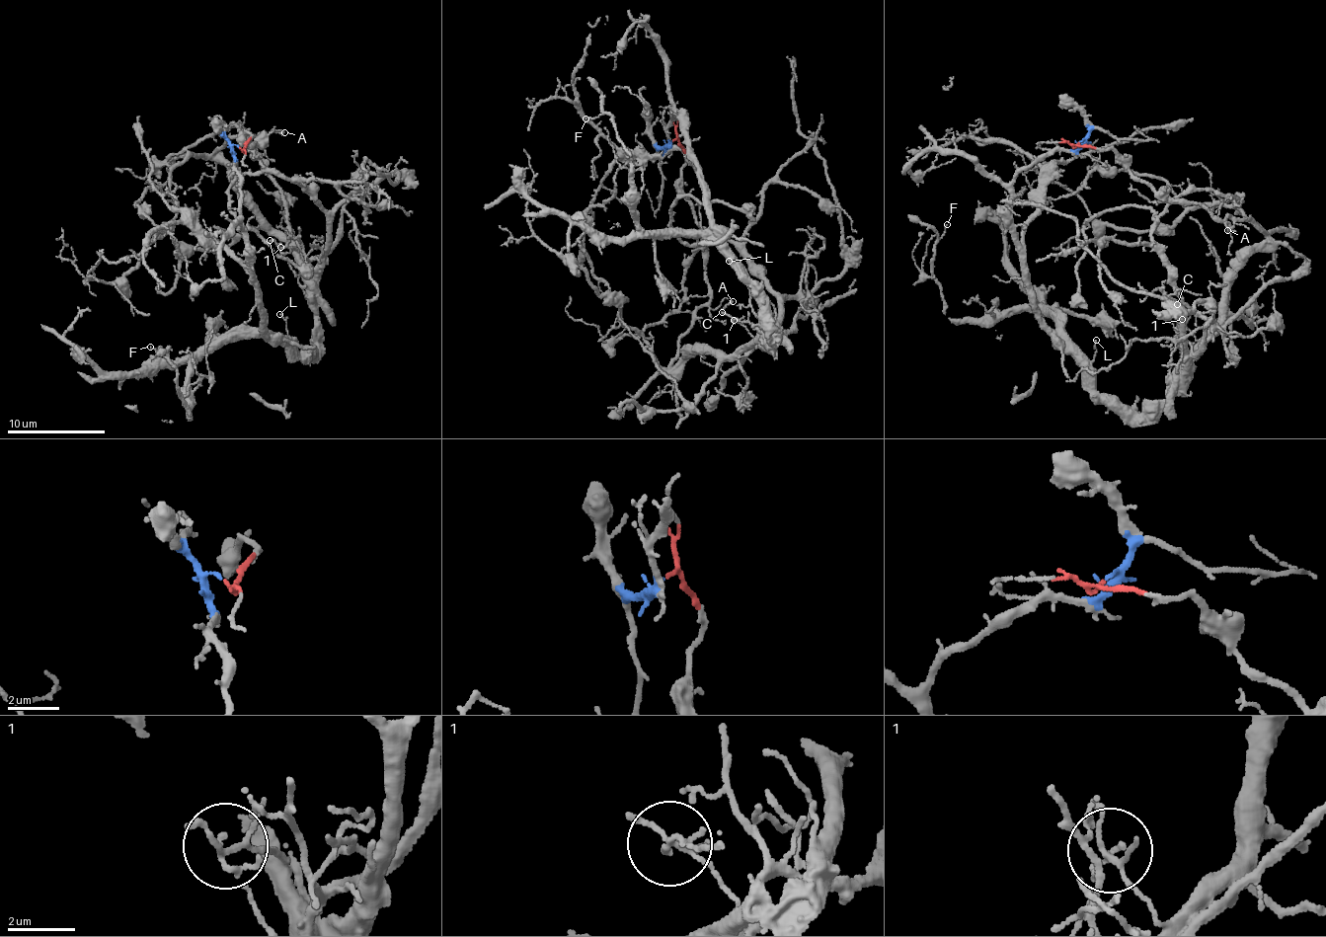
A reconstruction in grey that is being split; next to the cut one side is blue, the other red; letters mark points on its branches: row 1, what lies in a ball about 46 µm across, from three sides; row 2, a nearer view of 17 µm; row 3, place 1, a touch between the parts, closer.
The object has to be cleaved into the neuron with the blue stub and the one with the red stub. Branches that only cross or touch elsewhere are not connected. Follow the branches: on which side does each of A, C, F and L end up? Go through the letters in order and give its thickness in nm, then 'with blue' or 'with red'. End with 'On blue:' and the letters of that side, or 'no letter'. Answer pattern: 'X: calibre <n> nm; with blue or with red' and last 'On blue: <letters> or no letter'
A: calibre 110 nm; with red
C: calibre 150 nm; with red
F: calibre 90 nm; with blue
L: calibre 110 nm; with blue
On blue: F, L

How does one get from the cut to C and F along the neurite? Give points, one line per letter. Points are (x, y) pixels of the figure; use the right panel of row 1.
C: (1079, 141), (1111, 149), (1171, 199), (1250, 220), (1266, 235), (1198, 340), (1177, 304)
F: (1079, 141), (1040, 154), (1010, 197), (1029, 303), (1058, 330), (1054, 305), (948, 318), (932, 273), (948, 225)

